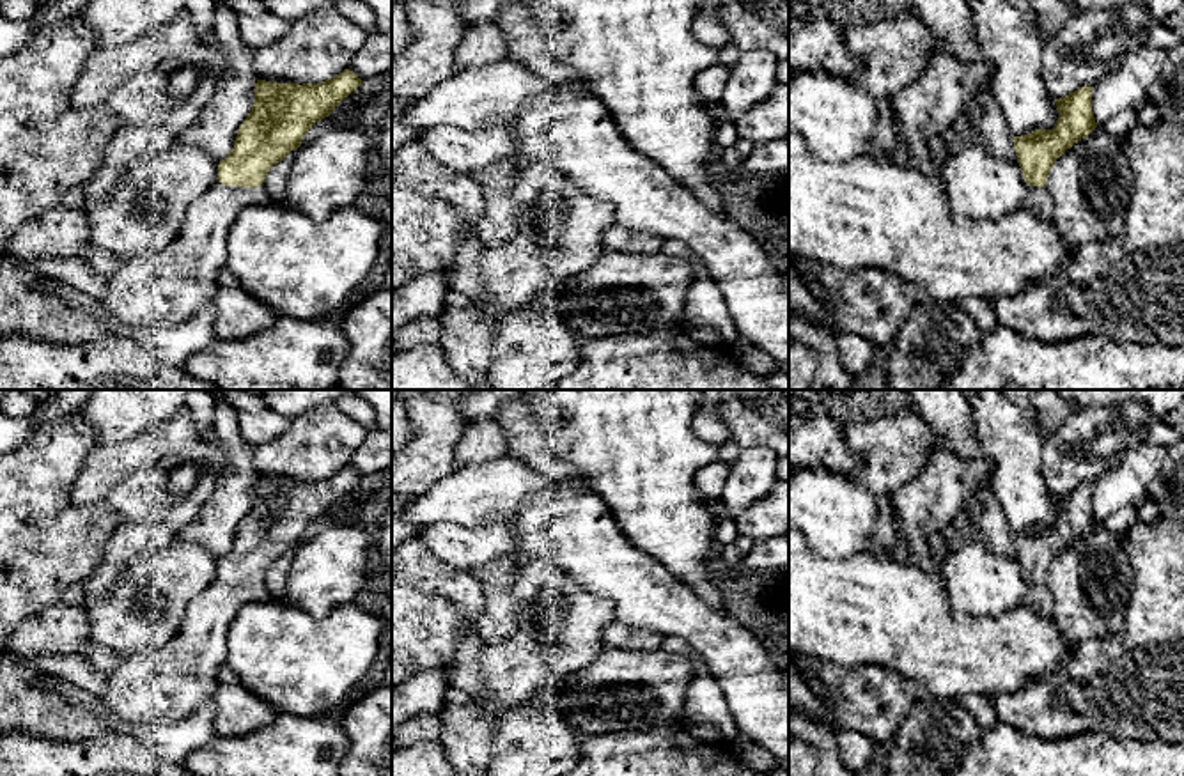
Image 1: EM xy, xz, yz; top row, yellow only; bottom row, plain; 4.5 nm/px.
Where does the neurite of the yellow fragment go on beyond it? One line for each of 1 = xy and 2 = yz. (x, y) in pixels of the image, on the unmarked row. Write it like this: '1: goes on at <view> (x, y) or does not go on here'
1: goes on at xy (162, 686)
2: goes on at yz (1037, 597)

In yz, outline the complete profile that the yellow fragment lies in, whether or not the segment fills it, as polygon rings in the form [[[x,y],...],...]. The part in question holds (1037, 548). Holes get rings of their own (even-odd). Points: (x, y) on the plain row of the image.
[[[1085,482],[1065,494],[1055,494],[1060,514],[1053,526],[1035,526],[1014,533],[1017,560],[1024,579],[1030,583],[1023,604],[1046,618],[1051,617],[1049,594],[1044,586],[1049,567],[1067,546],[1097,524],[1092,508],[1092,487],[1094,484]]]

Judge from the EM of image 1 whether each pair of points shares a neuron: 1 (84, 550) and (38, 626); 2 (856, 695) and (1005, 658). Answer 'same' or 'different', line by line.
1: different
2: different

